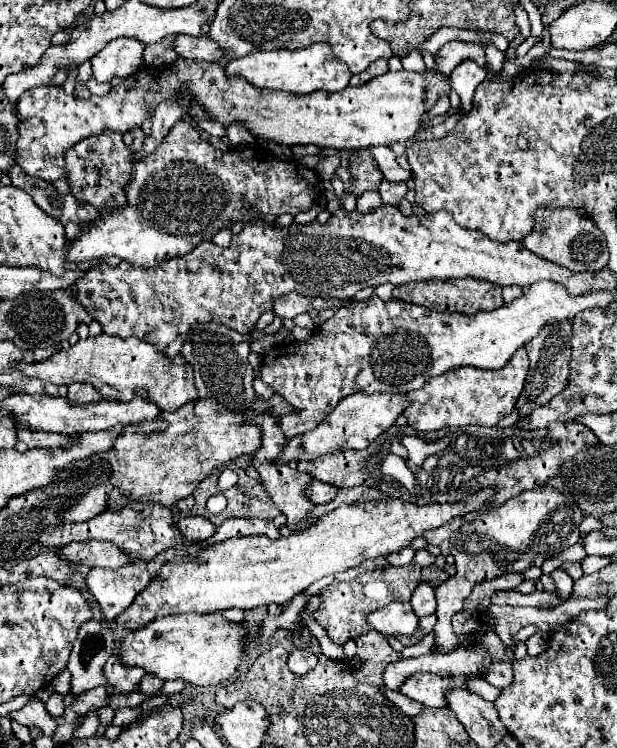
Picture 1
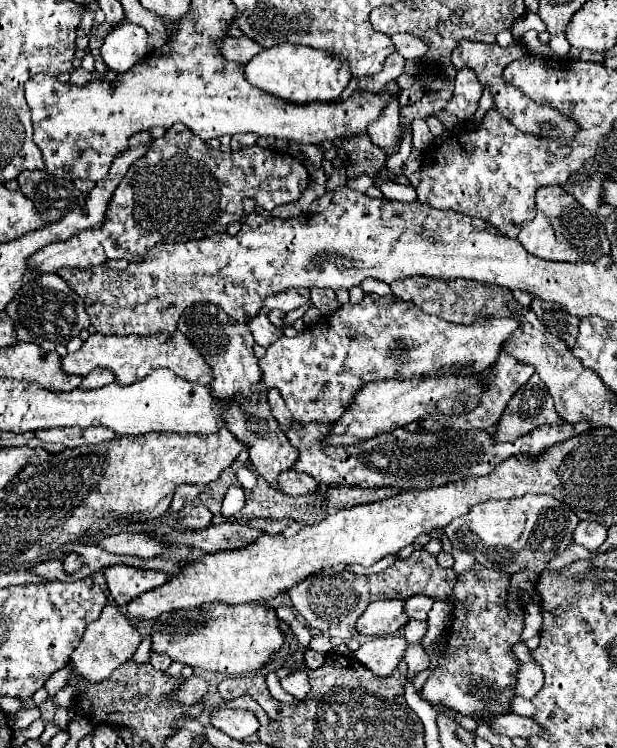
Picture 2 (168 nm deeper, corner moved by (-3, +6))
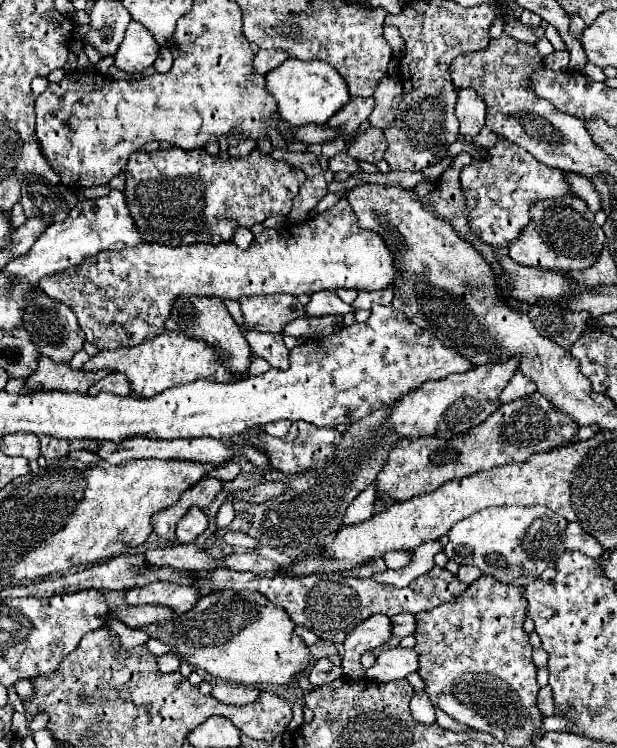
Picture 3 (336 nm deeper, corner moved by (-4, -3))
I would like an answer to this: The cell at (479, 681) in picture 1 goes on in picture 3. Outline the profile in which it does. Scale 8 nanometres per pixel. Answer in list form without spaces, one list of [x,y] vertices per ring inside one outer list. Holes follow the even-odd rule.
[[[550,716],[542,720],[542,730],[554,730],[554,732],[564,732],[566,730],[566,718],[560,716]]]

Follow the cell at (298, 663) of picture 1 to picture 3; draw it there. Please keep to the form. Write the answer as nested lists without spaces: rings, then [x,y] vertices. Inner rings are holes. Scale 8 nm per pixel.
[[[320,658],[312,664],[312,670],[310,670],[310,684],[312,686],[322,686],[326,682],[332,682],[332,680],[338,680],[342,678],[342,668],[340,666],[334,666],[328,658]]]

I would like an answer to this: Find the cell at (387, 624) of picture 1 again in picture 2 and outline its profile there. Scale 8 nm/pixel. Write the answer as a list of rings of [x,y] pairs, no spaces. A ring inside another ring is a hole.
[[[375,601],[357,619],[359,635],[387,635],[397,633],[409,617],[403,613],[403,601]]]

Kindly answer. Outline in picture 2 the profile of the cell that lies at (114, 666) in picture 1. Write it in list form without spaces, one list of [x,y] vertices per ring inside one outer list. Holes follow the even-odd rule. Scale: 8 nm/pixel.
[[[145,635],[145,637],[141,639],[141,643],[139,647],[137,647],[133,659],[139,661],[139,663],[147,663],[147,661],[149,661],[149,655],[151,655],[151,637]]]

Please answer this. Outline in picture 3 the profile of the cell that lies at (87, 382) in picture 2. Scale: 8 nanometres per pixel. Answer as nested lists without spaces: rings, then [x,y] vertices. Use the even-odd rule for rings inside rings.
[[[108,374],[108,376],[104,376],[102,380],[98,380],[96,384],[92,384],[90,386],[90,390],[88,390],[88,394],[90,396],[96,396],[96,394],[100,394],[100,392],[112,392],[112,394],[118,394],[118,396],[128,396],[130,394],[130,384],[128,384],[128,380],[126,380],[126,376],[124,374]]]

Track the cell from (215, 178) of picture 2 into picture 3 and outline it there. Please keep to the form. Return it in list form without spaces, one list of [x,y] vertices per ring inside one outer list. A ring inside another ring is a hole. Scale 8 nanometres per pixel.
[[[172,146],[168,150],[154,152],[134,152],[126,166],[126,188],[124,196],[128,202],[128,210],[136,228],[140,228],[140,238],[146,244],[160,246],[186,246],[186,244],[220,244],[228,242],[238,226],[252,228],[256,222],[264,222],[274,214],[290,214],[292,200],[298,194],[300,184],[304,182],[304,172],[274,160],[270,154],[260,152],[258,148],[246,158],[230,158],[220,160],[210,156],[206,150],[180,150]]]

